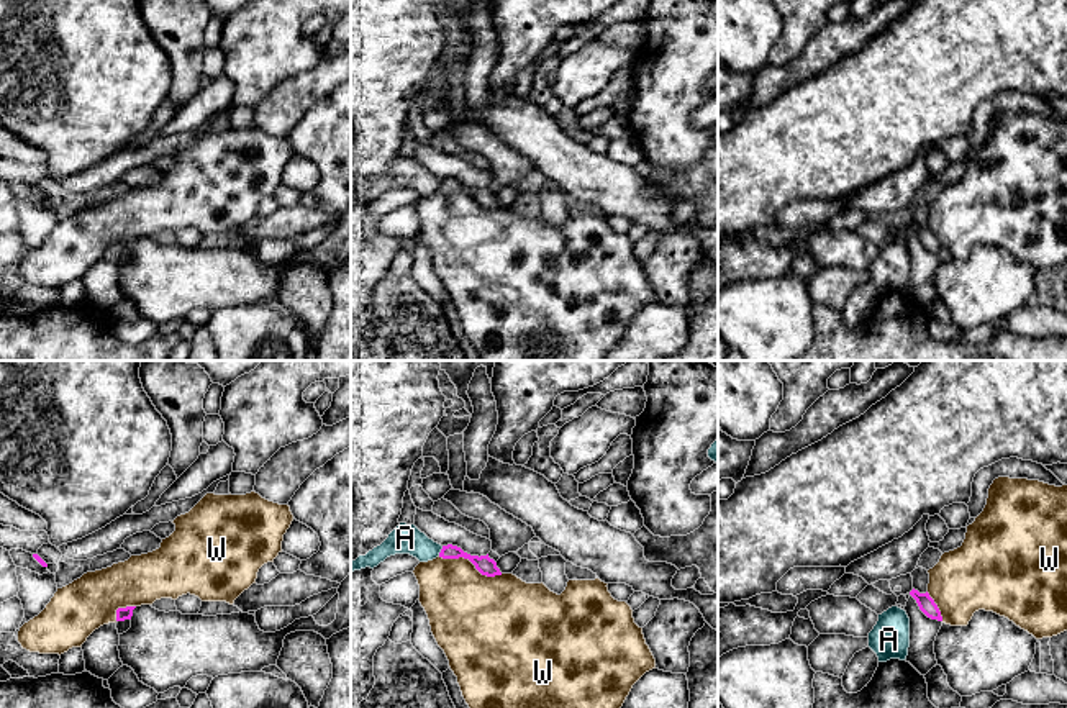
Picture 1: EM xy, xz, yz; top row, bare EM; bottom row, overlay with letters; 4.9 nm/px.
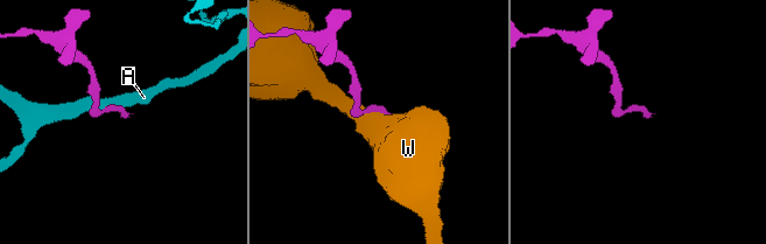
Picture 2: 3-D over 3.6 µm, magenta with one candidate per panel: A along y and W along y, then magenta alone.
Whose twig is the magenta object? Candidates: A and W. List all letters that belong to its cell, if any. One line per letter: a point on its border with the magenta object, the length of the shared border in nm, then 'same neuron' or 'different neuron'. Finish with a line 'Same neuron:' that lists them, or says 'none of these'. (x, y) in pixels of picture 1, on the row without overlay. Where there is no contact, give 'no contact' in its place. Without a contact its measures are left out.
A: xz (441, 184) | 50 nm | different neuron
W: xz (471, 194) | 340 nm | different neuron
Same neuron: none of these

